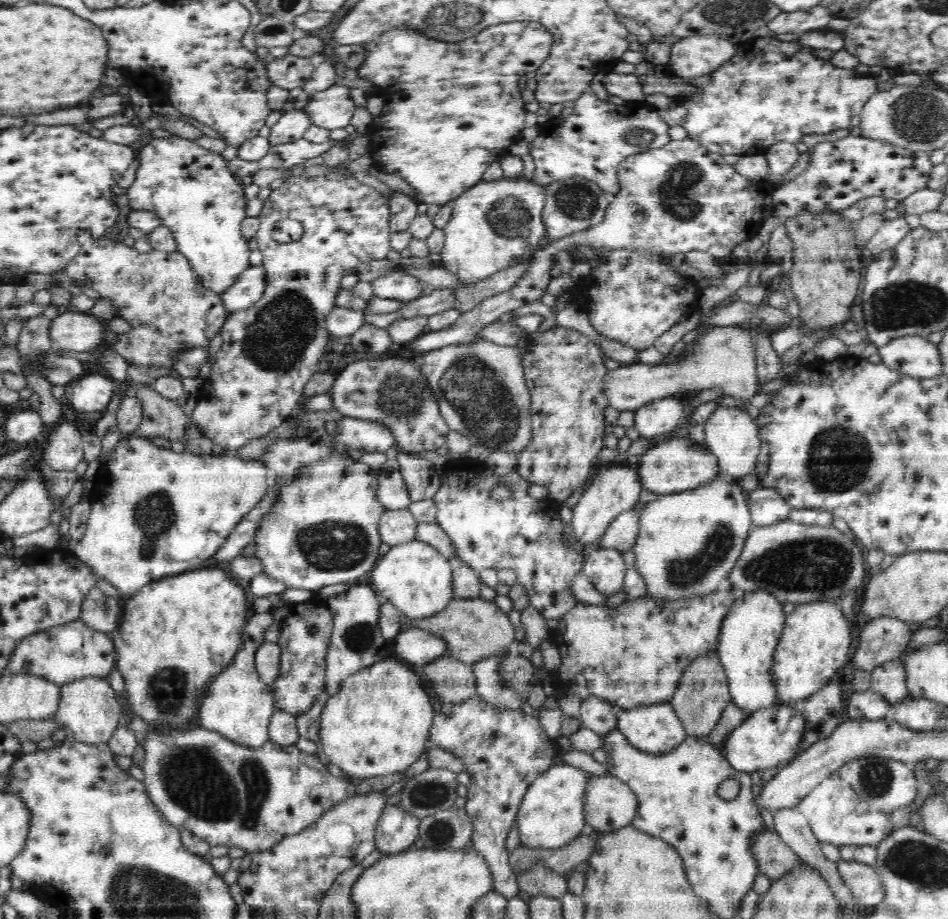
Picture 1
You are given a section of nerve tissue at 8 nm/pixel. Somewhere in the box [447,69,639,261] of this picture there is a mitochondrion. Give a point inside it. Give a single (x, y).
(507, 218)

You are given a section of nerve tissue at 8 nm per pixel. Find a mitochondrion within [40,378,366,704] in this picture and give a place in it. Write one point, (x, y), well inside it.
(155, 517)

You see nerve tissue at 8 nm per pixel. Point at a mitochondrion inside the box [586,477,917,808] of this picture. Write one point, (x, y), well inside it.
(809, 565)

